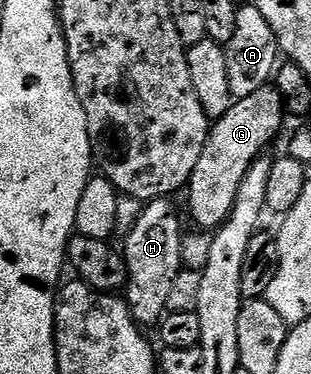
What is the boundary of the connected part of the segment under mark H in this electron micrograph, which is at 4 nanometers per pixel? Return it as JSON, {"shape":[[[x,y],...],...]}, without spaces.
{"shape":[[[169,199],[148,202],[142,208],[139,219],[133,224],[133,230],[123,237],[125,241],[123,252],[129,272],[127,286],[129,310],[137,324],[142,327],[153,324],[156,326],[166,316],[171,287],[183,270],[181,217],[173,203]]]}

